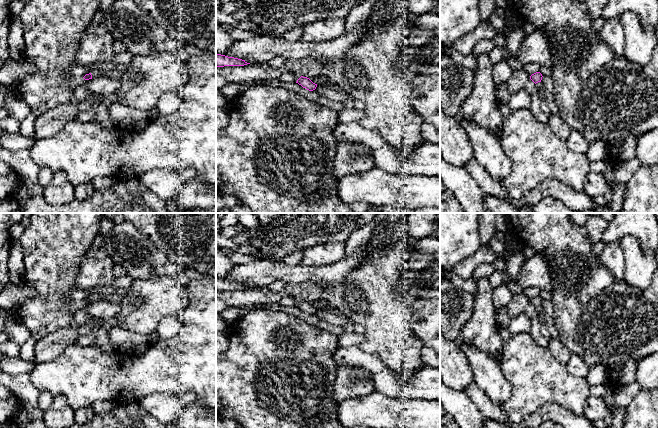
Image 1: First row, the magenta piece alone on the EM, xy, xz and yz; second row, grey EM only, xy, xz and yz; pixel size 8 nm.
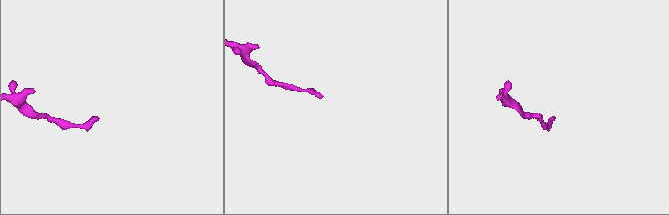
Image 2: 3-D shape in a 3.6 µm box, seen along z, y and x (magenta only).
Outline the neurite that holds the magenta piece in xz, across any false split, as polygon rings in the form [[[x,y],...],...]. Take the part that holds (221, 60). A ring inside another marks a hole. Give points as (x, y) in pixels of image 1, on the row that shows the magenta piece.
[[[217,54],[216,55],[216,66],[224,67],[224,66],[244,66],[250,63],[247,63],[245,60],[228,57],[225,55]]]

